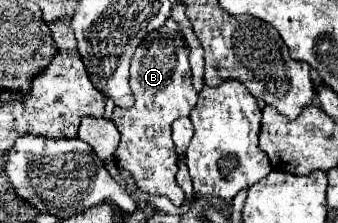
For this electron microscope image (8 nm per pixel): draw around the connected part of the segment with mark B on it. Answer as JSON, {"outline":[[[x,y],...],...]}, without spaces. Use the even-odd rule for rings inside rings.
{"outline":[[[170,27],[148,33],[136,49],[130,67],[130,87],[136,103],[132,109],[116,107],[112,115],[112,123],[122,135],[114,153],[118,167],[134,177],[138,189],[148,191],[150,195],[164,195],[176,207],[184,203],[184,191],[176,183],[178,165],[170,125],[174,119],[190,115],[198,101],[198,93],[192,87],[188,55],[190,51],[184,47],[184,37],[170,31]]]}

